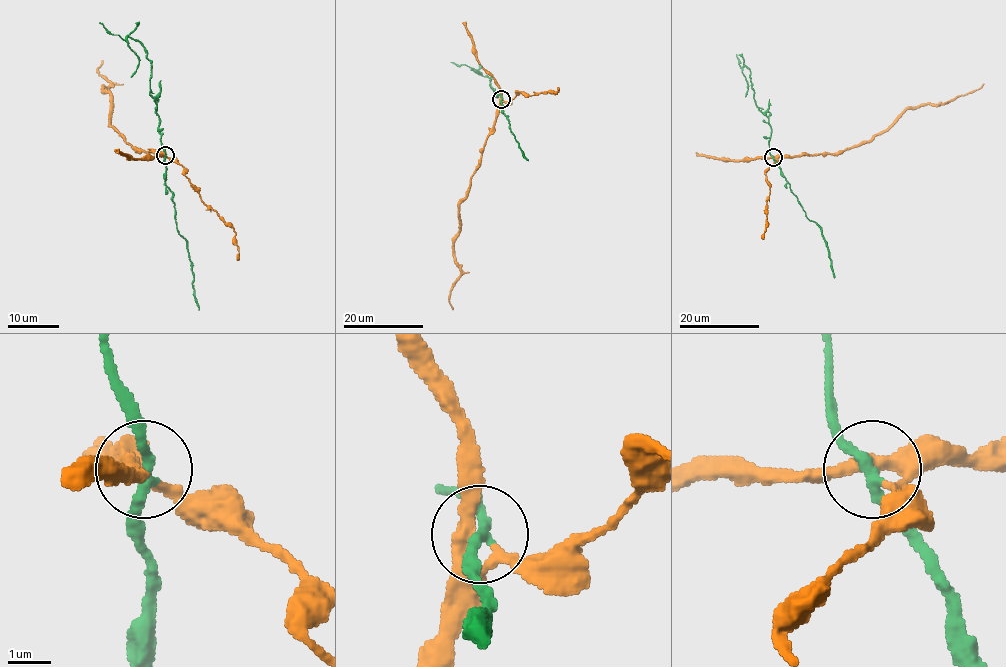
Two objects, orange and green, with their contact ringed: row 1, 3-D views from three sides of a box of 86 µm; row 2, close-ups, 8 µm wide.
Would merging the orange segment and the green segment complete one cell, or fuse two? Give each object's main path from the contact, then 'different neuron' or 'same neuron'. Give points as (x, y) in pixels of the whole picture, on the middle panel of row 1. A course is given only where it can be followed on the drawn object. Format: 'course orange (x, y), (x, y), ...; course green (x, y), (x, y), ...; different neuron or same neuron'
course orange (501, 99), (499, 114), (486, 141), (481, 164), (460, 205), (454, 253), (460, 274), (449, 300), (453, 309); course green (502, 99), (495, 95), (491, 78), (482, 76), (473, 68), (481, 74), (475, 71); different neuron

